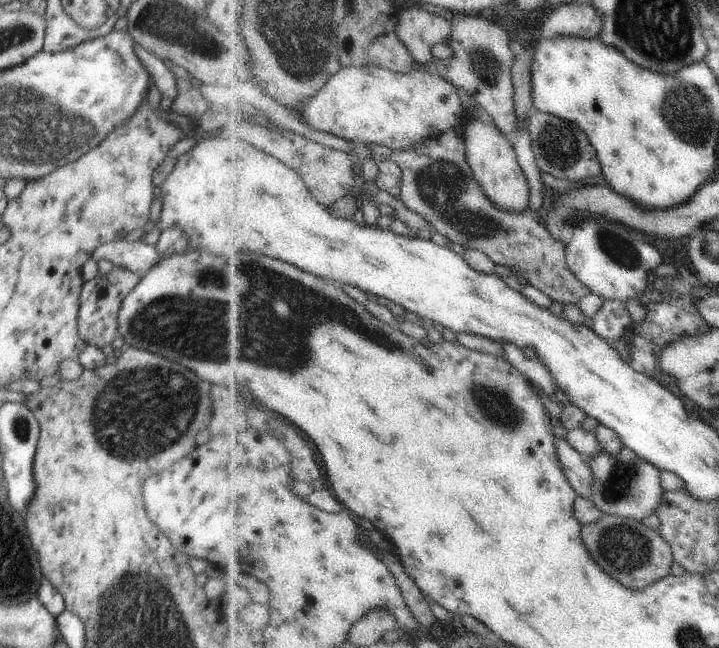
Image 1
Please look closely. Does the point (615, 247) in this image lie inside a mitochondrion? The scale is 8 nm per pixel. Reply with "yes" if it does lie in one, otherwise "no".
yes

